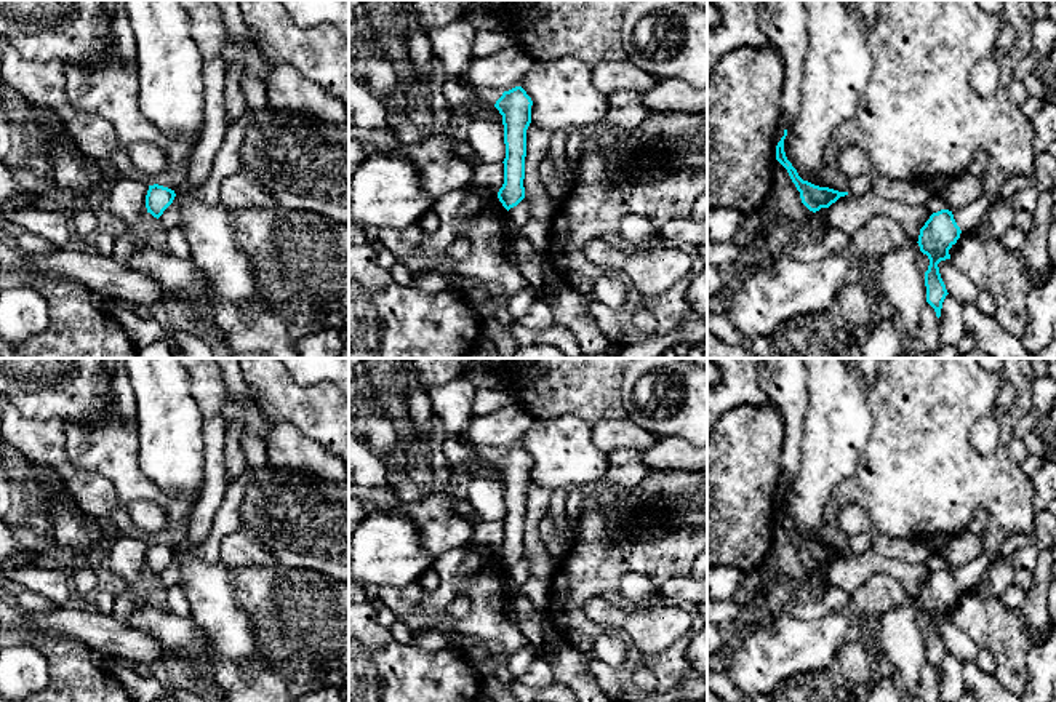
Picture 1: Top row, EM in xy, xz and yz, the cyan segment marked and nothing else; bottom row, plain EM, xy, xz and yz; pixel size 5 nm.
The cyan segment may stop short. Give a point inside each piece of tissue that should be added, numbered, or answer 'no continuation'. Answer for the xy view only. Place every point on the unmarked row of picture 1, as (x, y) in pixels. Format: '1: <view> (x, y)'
no continuation

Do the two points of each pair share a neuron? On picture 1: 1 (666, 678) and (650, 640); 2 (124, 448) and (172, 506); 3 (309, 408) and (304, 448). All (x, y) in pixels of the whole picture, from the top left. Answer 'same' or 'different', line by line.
1: different
2: same
3: different

